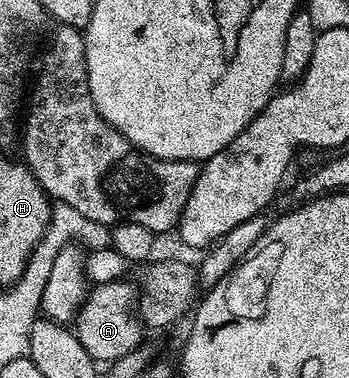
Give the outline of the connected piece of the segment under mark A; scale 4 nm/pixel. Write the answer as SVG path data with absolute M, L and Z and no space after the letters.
M118 279L95 285L85 295L84 303L76 314L74 331L78 342L86 346L86 354L90 354L97 362L117 360L141 347L140 339L143 338L145 329L133 308L134 292L132 296L131 290L124 283L123 279Z

